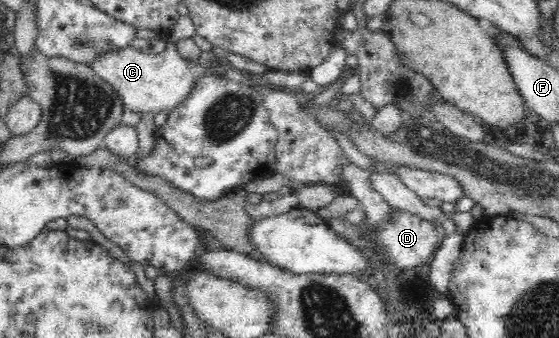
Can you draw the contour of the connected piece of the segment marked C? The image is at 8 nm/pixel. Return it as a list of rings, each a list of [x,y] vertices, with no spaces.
[[[179,16],[170,34],[164,36],[166,48],[159,54],[147,54],[133,49],[131,46],[115,48],[109,52],[99,52],[91,62],[87,62],[94,74],[114,86],[123,97],[126,108],[135,113],[145,113],[152,110],[173,108],[183,96],[191,90],[191,84],[200,76],[199,69],[192,68],[185,59],[179,57],[176,42],[180,39],[192,38],[196,34],[196,27],[189,16]]]

